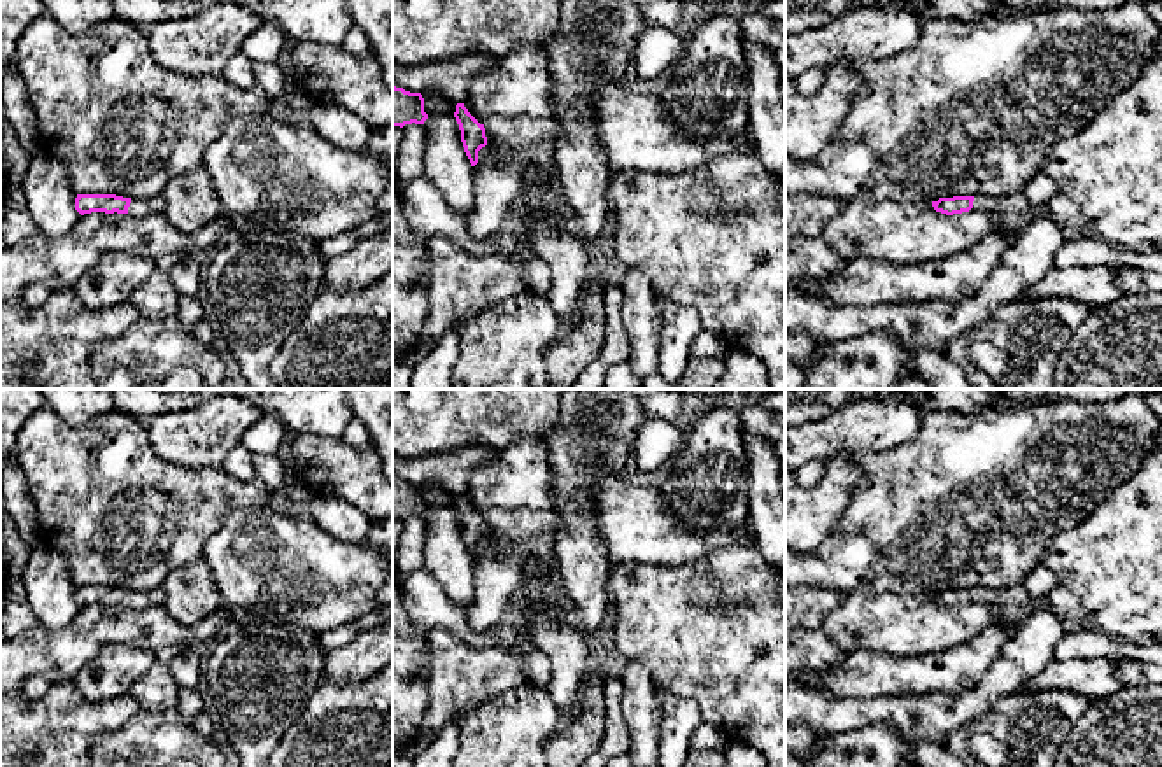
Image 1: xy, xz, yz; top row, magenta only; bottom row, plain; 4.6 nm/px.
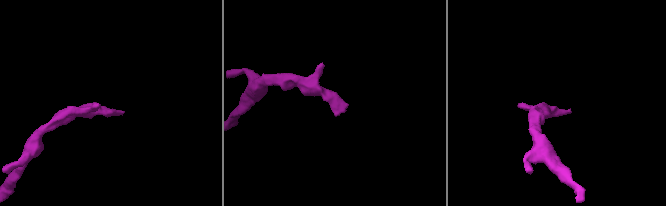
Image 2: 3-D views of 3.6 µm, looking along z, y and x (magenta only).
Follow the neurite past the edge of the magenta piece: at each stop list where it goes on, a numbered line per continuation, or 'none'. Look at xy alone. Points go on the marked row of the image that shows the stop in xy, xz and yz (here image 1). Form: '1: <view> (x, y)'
1: xy (139, 205)

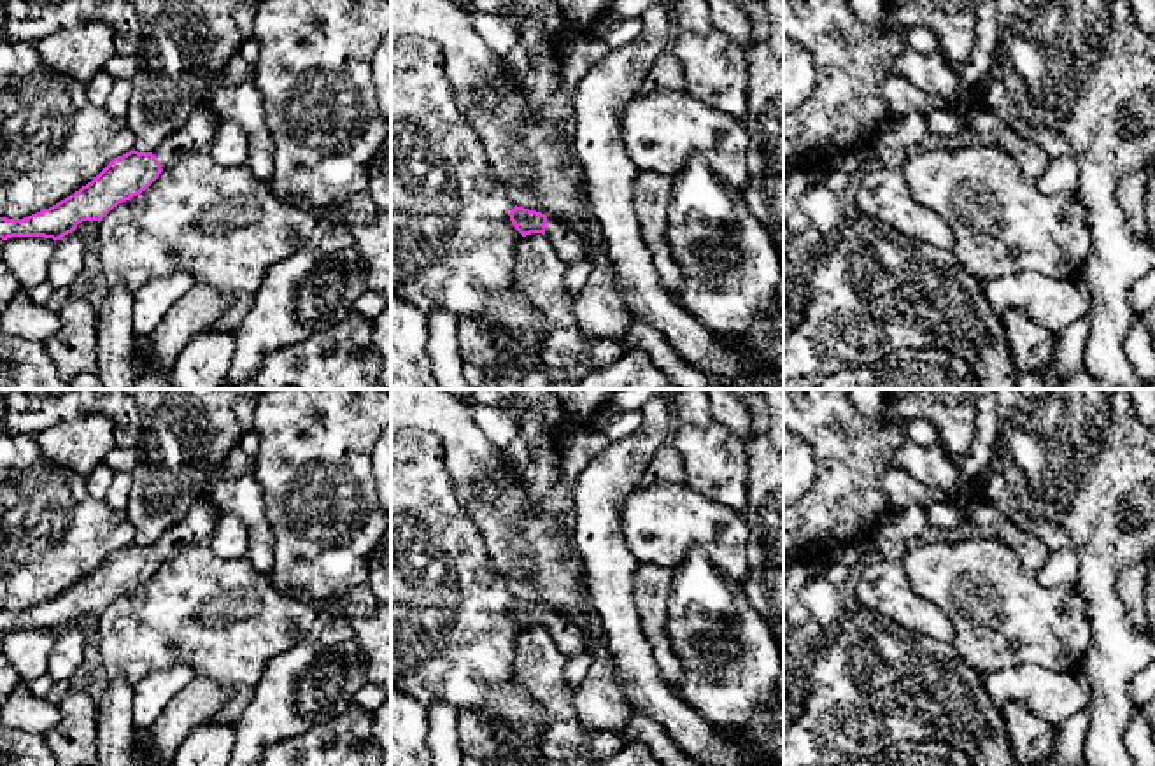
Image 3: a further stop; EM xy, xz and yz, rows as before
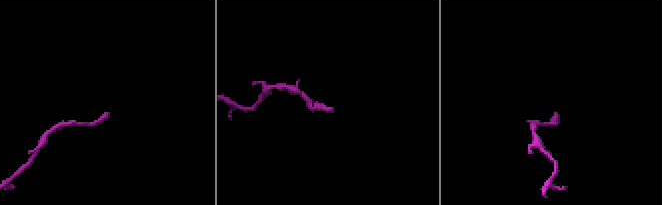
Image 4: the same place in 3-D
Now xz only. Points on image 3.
1: xz (572, 242)

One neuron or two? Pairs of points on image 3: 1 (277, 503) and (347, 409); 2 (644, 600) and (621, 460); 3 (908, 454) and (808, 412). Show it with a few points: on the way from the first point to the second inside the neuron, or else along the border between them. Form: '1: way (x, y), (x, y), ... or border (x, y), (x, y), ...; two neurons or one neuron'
1: way (300, 481), (314, 467), (316, 440), (325, 432); one neuron
2: border (640, 563), (635, 574), (633, 605); two neurons
3: border (910, 442), (905, 442), (894, 453), (891, 467); two neurons

